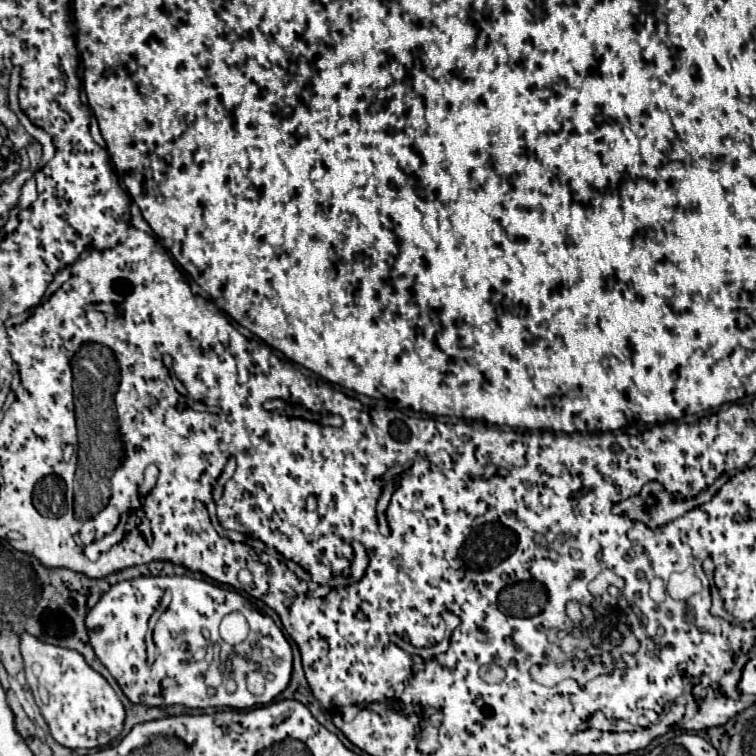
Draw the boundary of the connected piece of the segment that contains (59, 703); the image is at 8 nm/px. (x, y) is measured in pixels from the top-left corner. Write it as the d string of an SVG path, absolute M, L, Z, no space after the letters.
M30 633L20 635L20 653L28 687L34 693L52 737L68 749L98 749L116 739L124 725L124 705L108 681L74 651L40 641Z

